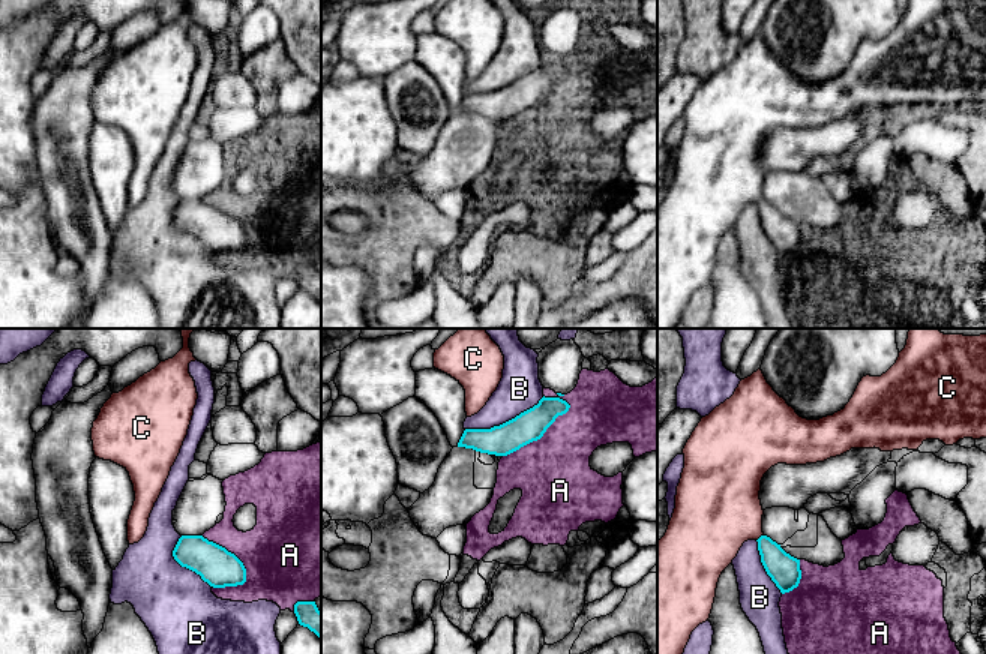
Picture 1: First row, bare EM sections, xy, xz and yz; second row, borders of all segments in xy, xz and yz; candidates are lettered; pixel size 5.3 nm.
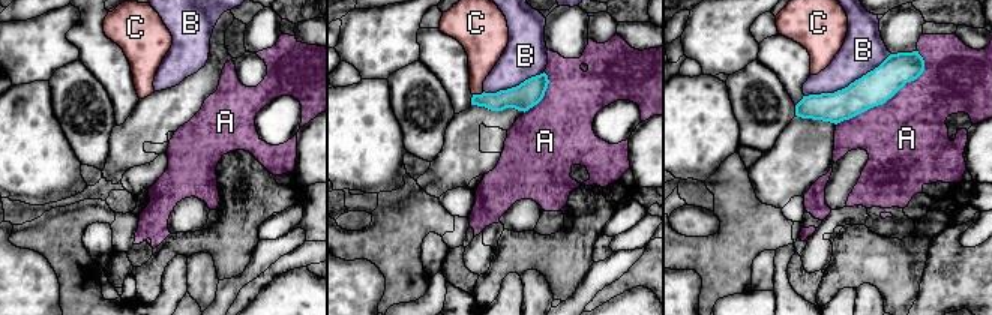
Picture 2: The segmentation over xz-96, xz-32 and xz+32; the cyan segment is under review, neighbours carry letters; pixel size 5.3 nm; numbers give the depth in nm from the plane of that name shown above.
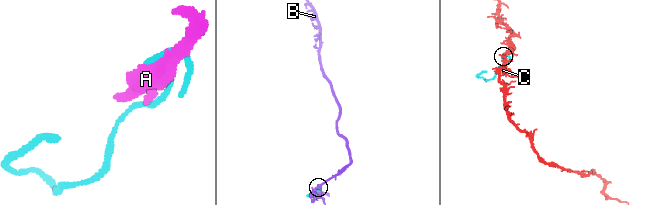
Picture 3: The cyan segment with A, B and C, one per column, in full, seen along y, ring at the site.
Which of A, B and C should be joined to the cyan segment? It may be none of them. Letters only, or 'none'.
none

